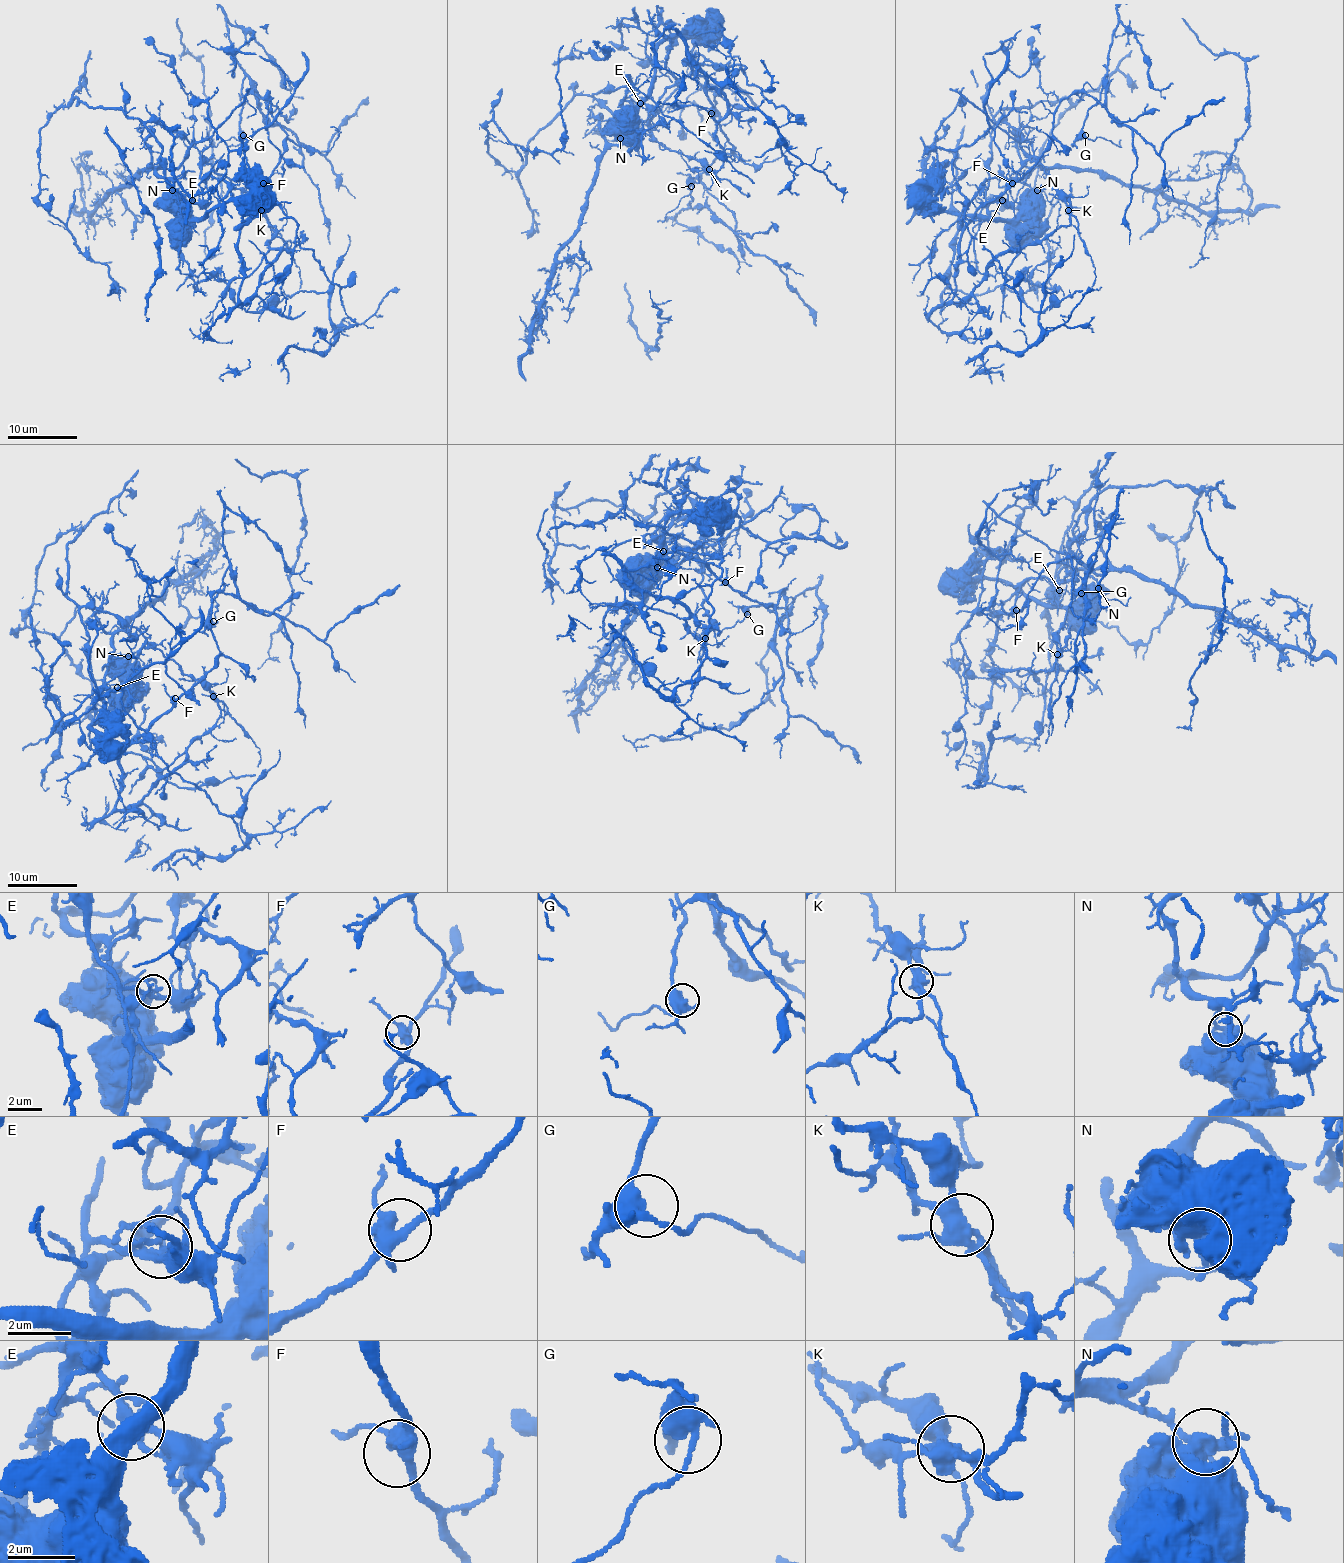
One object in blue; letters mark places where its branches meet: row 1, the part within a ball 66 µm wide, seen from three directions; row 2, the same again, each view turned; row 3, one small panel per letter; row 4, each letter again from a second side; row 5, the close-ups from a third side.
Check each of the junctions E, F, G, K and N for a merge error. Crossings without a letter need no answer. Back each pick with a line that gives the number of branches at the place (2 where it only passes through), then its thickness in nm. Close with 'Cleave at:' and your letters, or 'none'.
E: 3 branches meet; 220 nm thick
K: 4 branches meet; 440 nm thick
N: 6 branches meet; 460 nm thick
Cleave at: E, K, N

